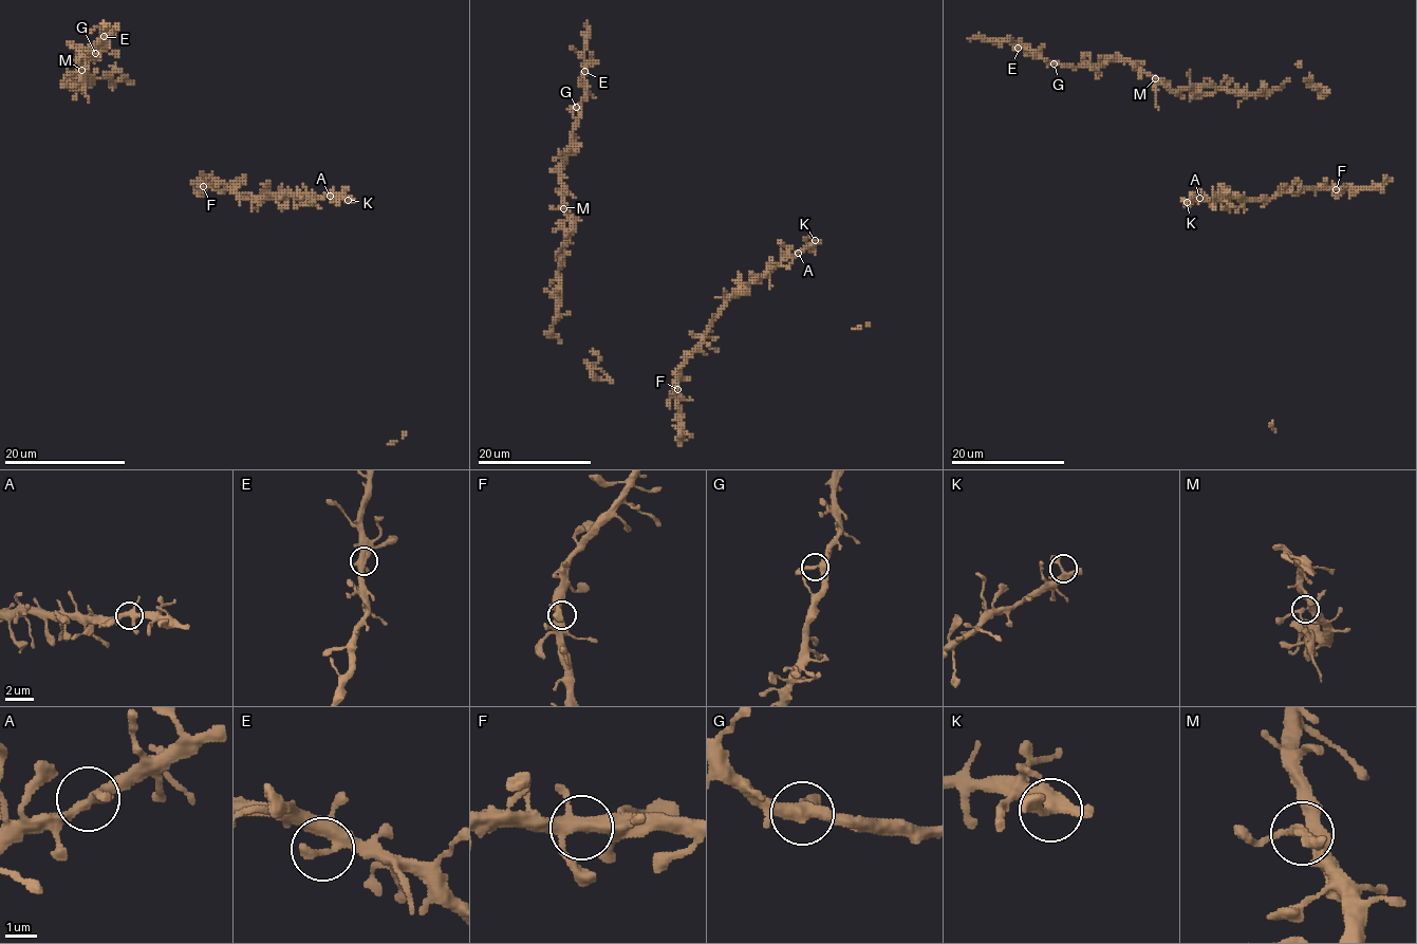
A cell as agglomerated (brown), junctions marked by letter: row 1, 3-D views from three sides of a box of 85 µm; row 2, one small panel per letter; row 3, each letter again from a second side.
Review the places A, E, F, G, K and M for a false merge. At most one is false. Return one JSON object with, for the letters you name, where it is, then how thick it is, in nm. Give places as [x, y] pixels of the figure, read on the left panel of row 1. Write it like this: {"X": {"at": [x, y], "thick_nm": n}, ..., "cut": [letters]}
{"M": {"at": [81, 70], "thick_nm": 340}, "cut": ["M"]}

